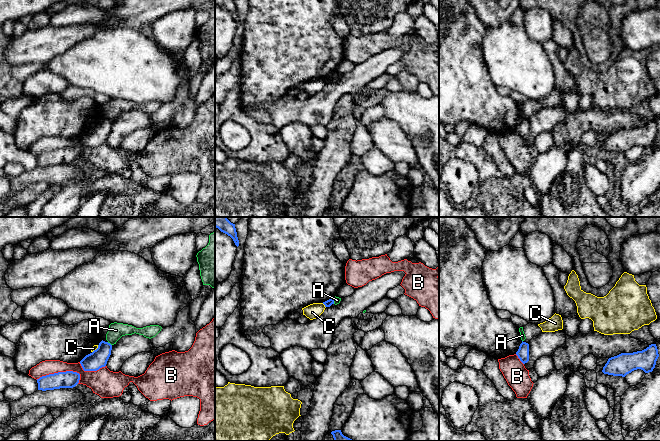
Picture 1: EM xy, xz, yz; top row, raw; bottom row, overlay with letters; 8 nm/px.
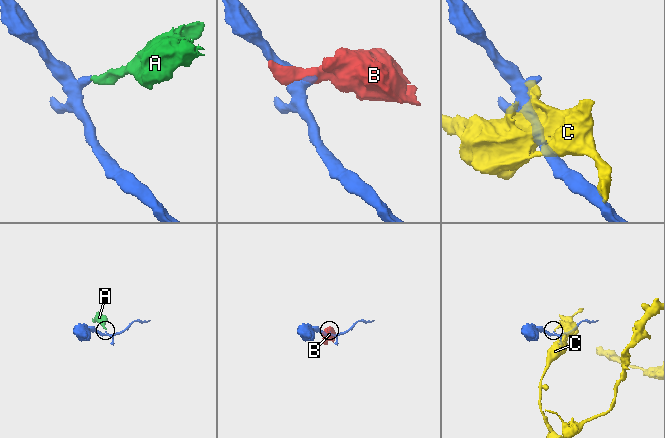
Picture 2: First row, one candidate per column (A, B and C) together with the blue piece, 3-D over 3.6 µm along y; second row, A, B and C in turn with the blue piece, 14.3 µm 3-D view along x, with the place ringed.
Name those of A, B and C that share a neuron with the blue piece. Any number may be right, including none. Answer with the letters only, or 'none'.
none

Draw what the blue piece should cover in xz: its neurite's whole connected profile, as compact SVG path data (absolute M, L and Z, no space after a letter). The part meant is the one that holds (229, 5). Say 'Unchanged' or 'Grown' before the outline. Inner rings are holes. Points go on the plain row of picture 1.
Unchanged. M215 0L215 3L218 4L221 8L230 12L233 15L235 21L237 23L239 22L235 0Z

